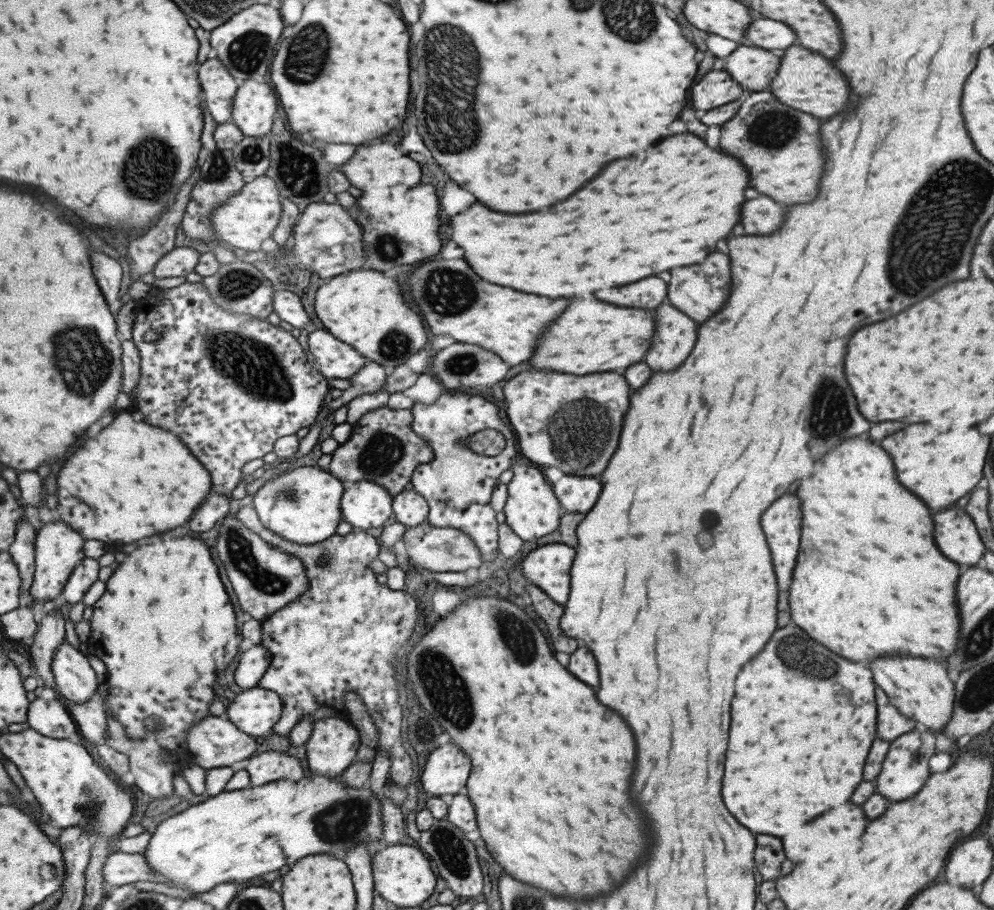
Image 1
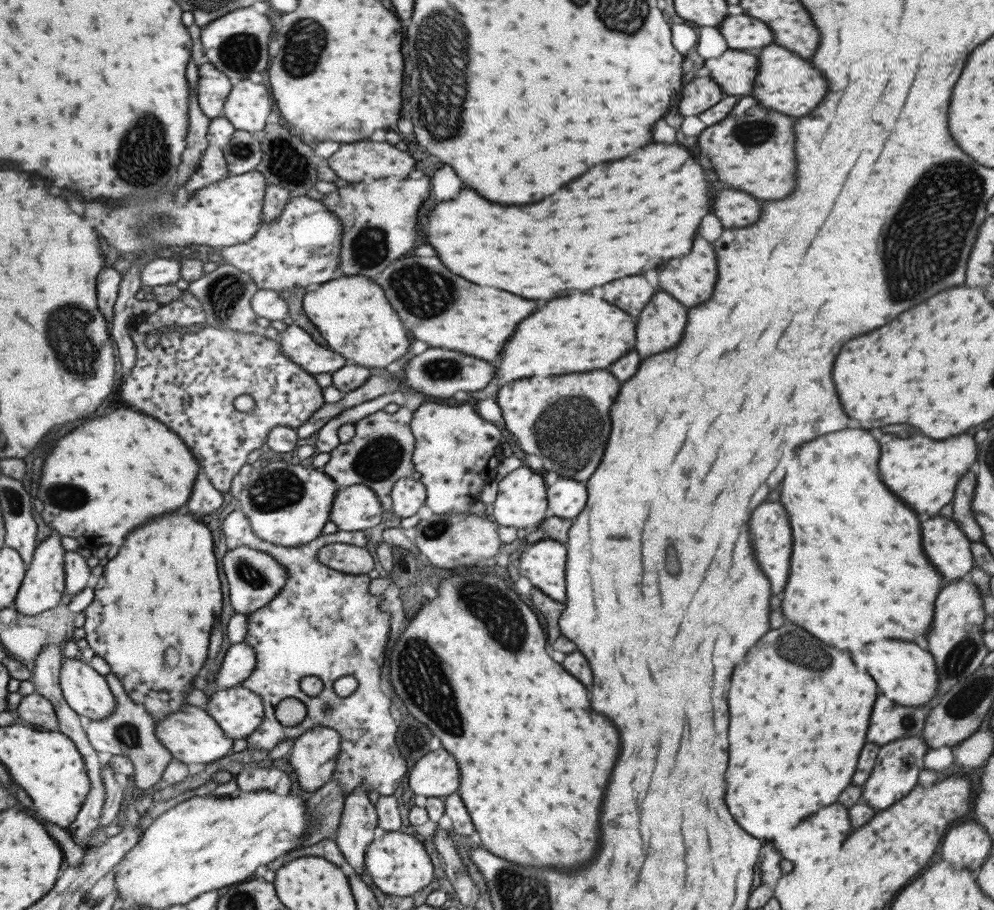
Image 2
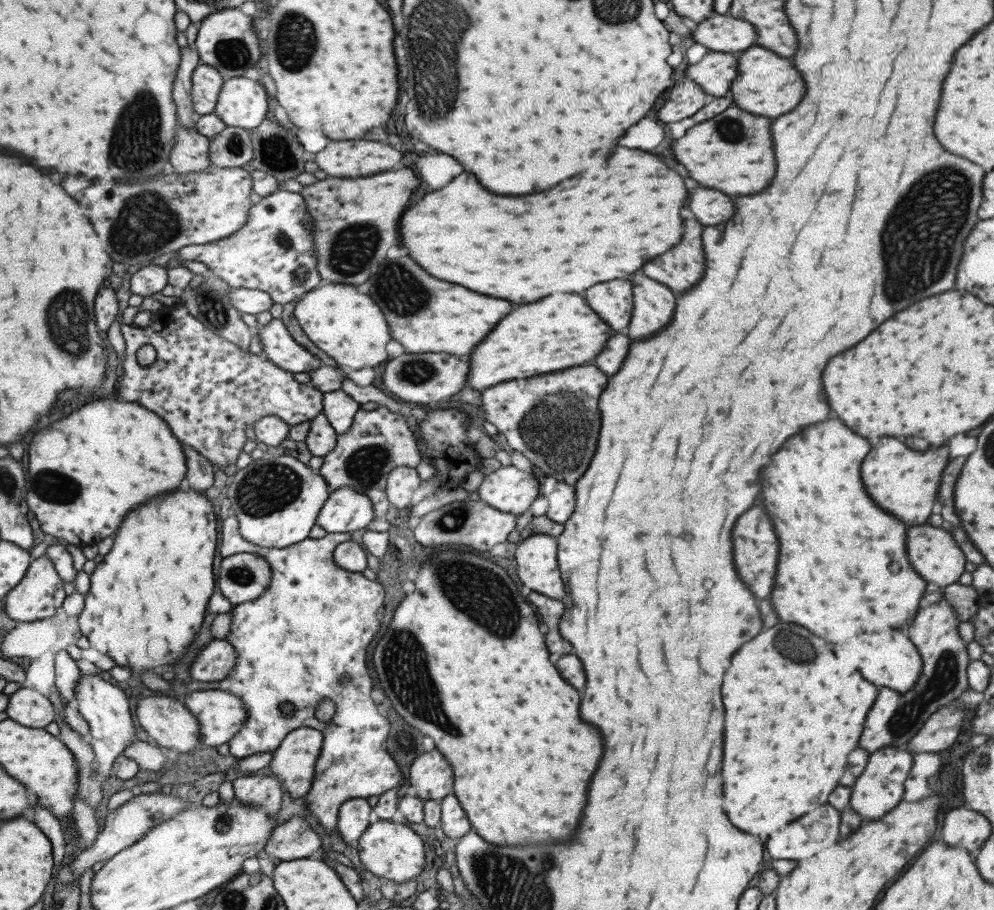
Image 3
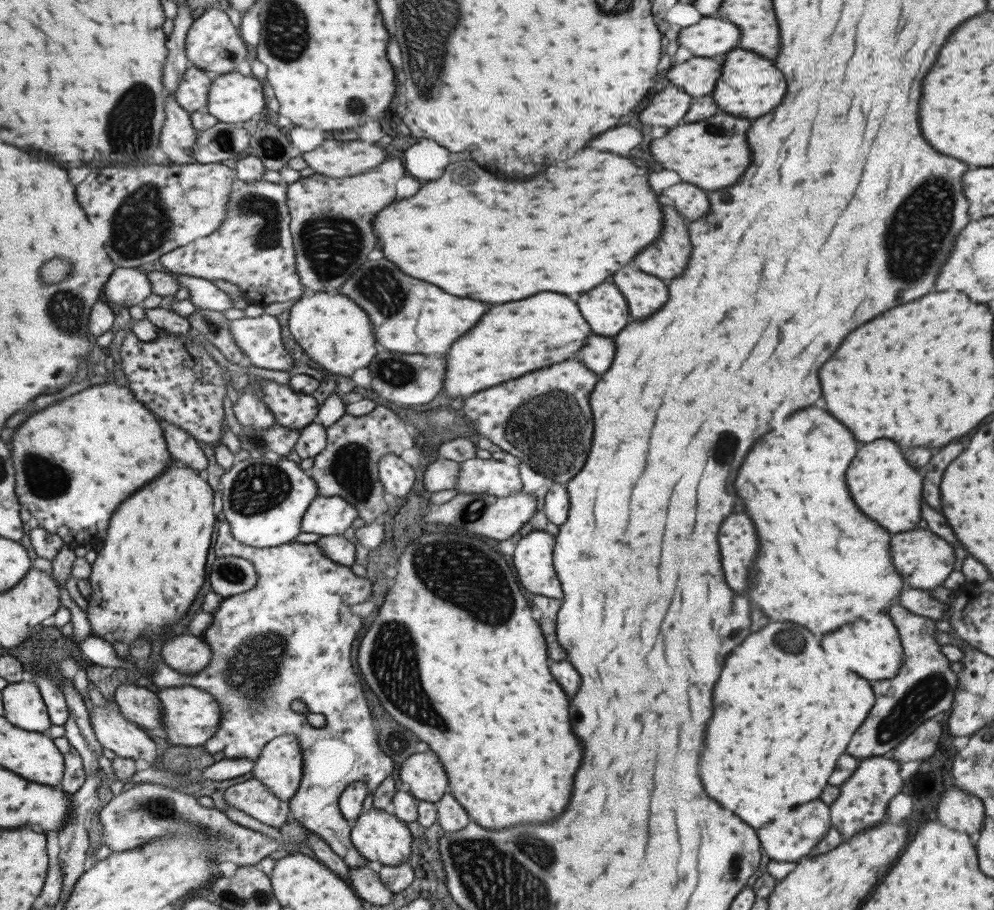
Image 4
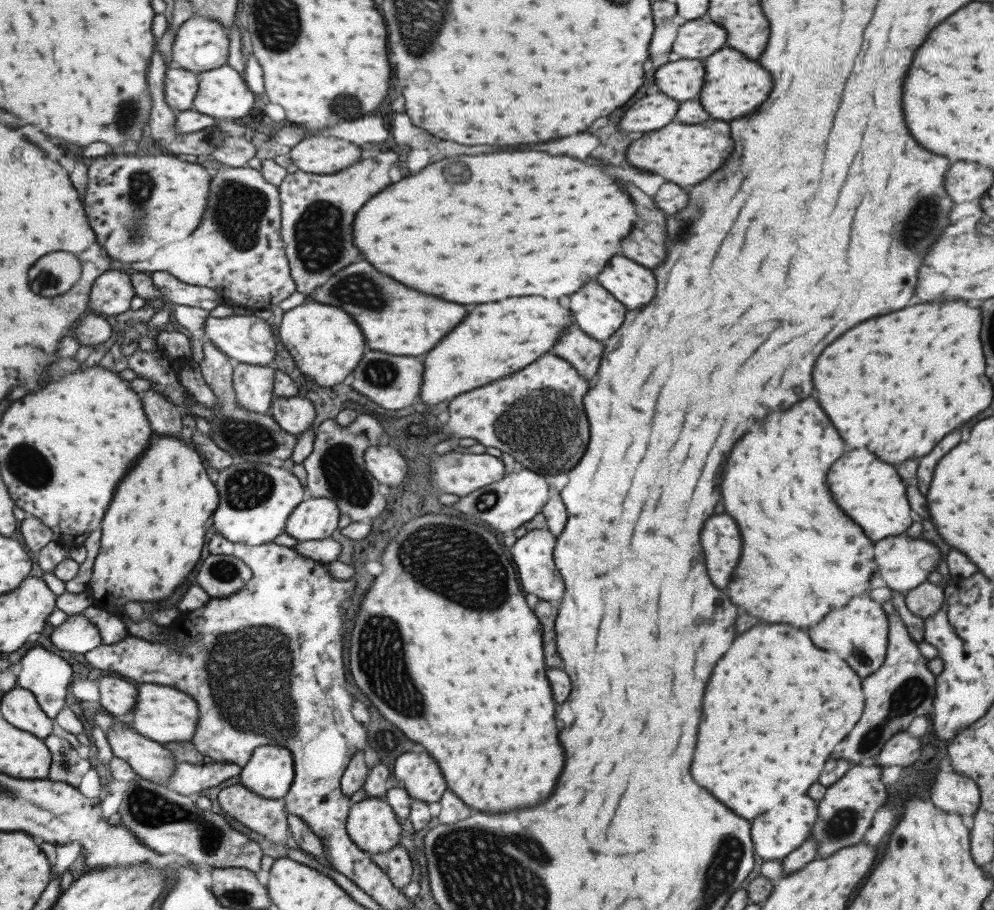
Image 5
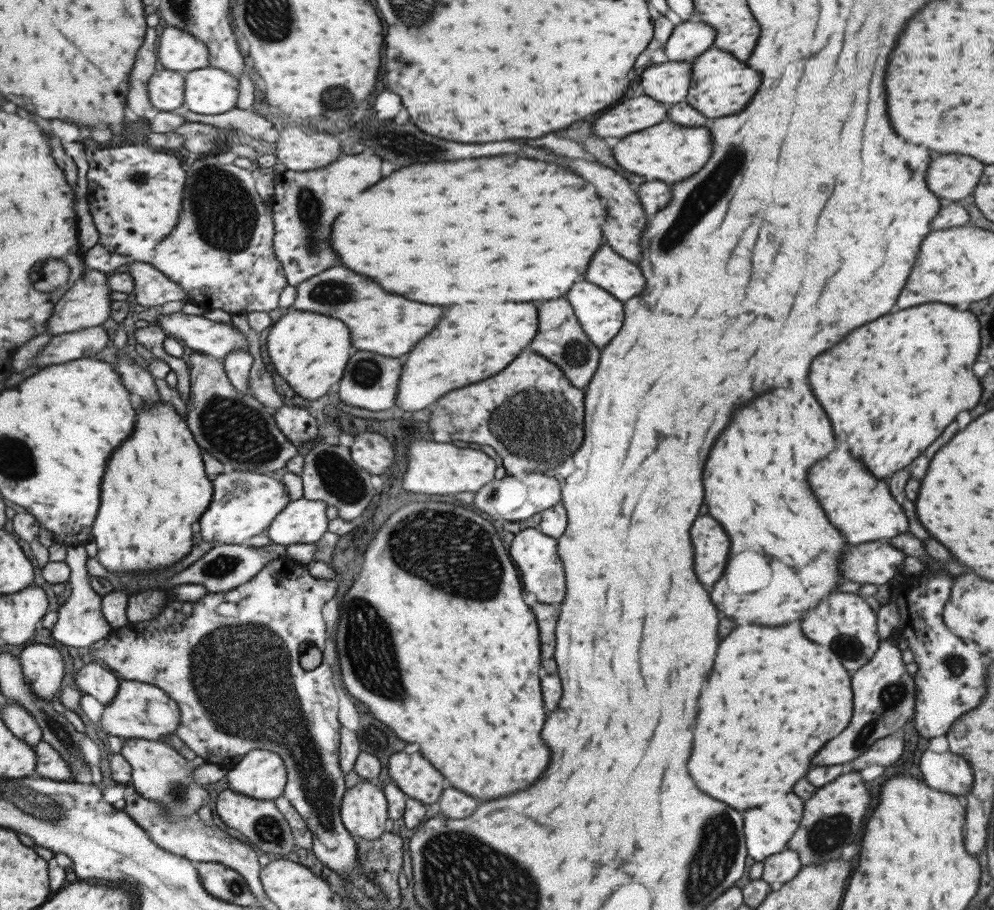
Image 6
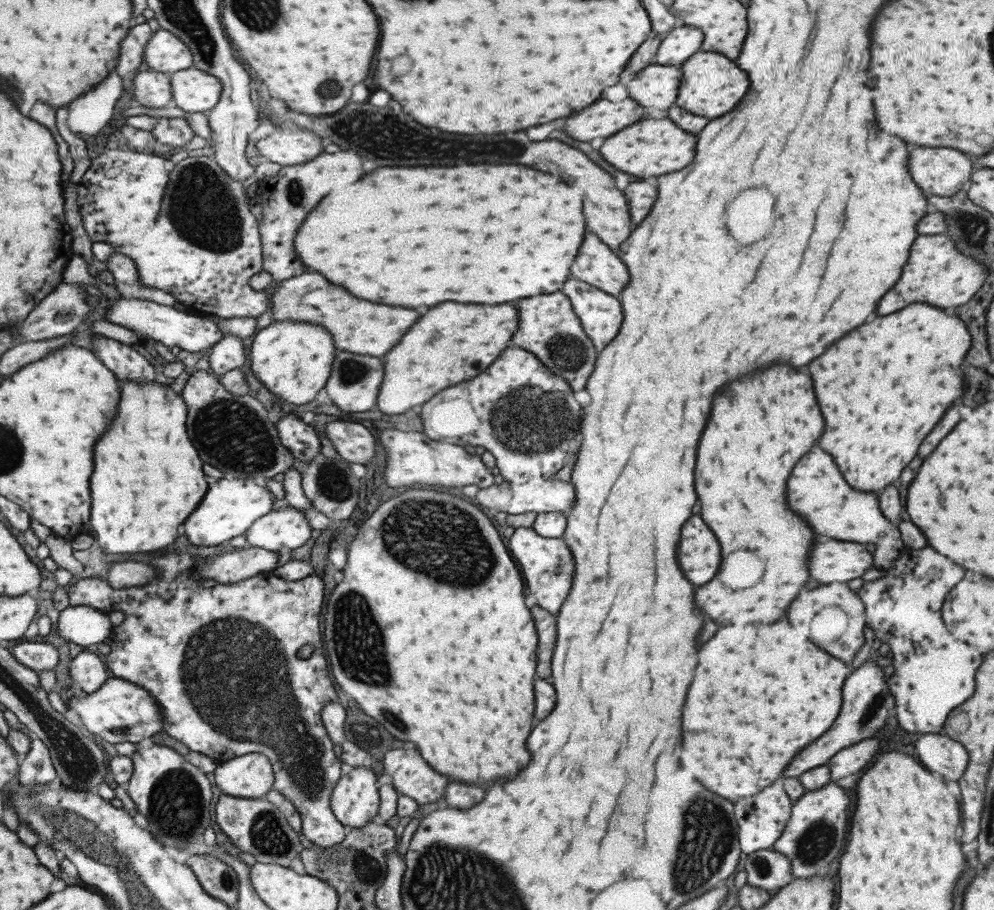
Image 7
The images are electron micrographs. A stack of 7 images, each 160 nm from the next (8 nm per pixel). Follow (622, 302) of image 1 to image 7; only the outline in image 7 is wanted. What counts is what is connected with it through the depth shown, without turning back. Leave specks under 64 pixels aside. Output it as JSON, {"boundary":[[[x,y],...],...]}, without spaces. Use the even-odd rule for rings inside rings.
{"boundary":[[[567,280],[561,286],[582,331],[593,343],[596,354],[617,334],[622,321],[622,308],[617,297],[579,280]]]}

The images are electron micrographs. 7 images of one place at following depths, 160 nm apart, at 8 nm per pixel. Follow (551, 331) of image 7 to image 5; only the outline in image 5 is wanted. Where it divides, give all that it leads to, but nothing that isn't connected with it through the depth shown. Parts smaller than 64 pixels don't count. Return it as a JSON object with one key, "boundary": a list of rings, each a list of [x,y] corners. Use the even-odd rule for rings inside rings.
{"boundary":[[[575,323],[561,334],[561,338],[553,344],[551,352],[561,356],[579,374],[587,380],[599,370],[599,361],[603,354],[603,343],[587,336]]]}

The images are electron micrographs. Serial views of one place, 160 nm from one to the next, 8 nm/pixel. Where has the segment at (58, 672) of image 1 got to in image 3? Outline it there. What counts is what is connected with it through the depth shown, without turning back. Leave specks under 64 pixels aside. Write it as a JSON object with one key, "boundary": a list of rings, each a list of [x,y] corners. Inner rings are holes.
{"boundary":[[[98,672],[91,676],[82,675],[76,691],[77,702],[75,705],[89,723],[89,740],[98,758],[99,776],[102,780],[109,780],[113,776],[111,770],[114,770],[117,758],[123,755],[124,750],[137,740],[135,737],[137,736],[137,730],[135,730],[135,724],[133,724],[129,698],[121,688],[103,680]]]}

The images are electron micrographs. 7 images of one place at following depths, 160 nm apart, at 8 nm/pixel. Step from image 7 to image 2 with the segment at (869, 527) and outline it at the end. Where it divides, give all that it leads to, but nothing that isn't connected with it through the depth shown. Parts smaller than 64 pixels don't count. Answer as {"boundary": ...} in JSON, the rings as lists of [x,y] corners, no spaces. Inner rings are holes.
{"boundary":[[[919,428],[909,438],[895,438],[891,434],[883,434],[879,438],[879,460],[877,472],[881,482],[893,492],[903,504],[913,508],[917,516],[935,516],[939,508],[943,508],[953,494],[953,486],[959,476],[971,466],[977,456],[977,448],[973,444],[972,428],[963,434],[955,434],[949,438],[929,438]]]}

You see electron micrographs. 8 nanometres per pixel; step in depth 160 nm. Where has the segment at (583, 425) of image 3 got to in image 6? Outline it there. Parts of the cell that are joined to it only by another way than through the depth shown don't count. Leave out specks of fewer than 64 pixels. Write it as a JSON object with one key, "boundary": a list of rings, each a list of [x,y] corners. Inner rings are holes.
{"boundary":[[[529,350],[515,356],[495,376],[447,392],[430,407],[430,411],[427,424],[434,442],[459,440],[489,446],[501,457],[504,476],[553,473],[553,468],[563,464],[567,456],[572,456],[583,440],[584,390],[573,387],[555,364]]]}

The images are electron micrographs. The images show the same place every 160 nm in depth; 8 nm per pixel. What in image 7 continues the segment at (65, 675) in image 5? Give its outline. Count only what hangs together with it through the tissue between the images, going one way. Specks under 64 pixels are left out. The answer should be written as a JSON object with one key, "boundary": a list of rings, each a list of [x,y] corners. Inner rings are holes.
{"boundary":[[[25,642],[12,648],[13,656],[33,670],[55,670],[59,664],[59,652],[53,644]]]}

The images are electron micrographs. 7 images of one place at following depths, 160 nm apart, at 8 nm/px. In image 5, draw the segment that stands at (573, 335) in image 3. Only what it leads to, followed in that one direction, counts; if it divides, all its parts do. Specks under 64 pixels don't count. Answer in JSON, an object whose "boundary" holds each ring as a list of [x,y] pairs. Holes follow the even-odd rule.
{"boundary":[[[509,298],[495,304],[465,306],[465,318],[445,334],[425,356],[419,386],[419,404],[451,401],[453,396],[485,386],[507,374],[517,372],[537,356],[545,354],[557,340],[561,328],[573,323],[569,310],[561,308],[557,300],[547,298]]]}

